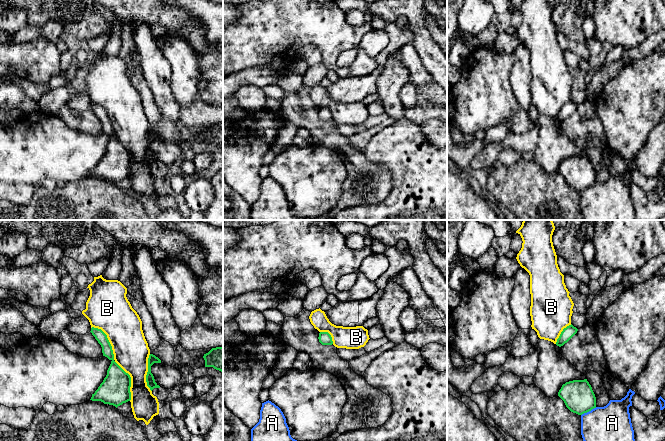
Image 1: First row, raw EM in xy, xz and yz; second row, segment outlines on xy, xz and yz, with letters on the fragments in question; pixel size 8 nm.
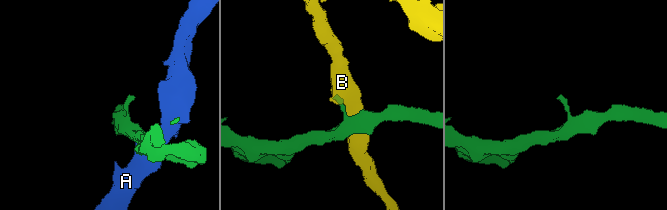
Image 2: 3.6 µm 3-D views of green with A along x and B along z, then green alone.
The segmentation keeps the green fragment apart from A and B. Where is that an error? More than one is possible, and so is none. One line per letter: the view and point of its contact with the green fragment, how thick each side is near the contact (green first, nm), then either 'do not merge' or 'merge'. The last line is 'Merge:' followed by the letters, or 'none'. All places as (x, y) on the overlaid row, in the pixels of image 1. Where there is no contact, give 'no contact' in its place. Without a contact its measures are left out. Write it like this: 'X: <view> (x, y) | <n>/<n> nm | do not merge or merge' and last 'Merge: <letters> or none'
A: yz (588, 411) | 260/300 nm | do not merge
B: xy (130, 380) | 240/280 nm | do not merge
Merge: none

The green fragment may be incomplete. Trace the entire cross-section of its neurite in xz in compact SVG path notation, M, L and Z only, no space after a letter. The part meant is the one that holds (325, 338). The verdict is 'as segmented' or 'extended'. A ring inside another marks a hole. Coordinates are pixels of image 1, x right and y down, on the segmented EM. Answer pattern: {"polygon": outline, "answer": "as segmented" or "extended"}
{"polygon": "M320 332L318 339L322 345L332 345L333 344L332 337L328 332Z", "answer": "as segmented"}

